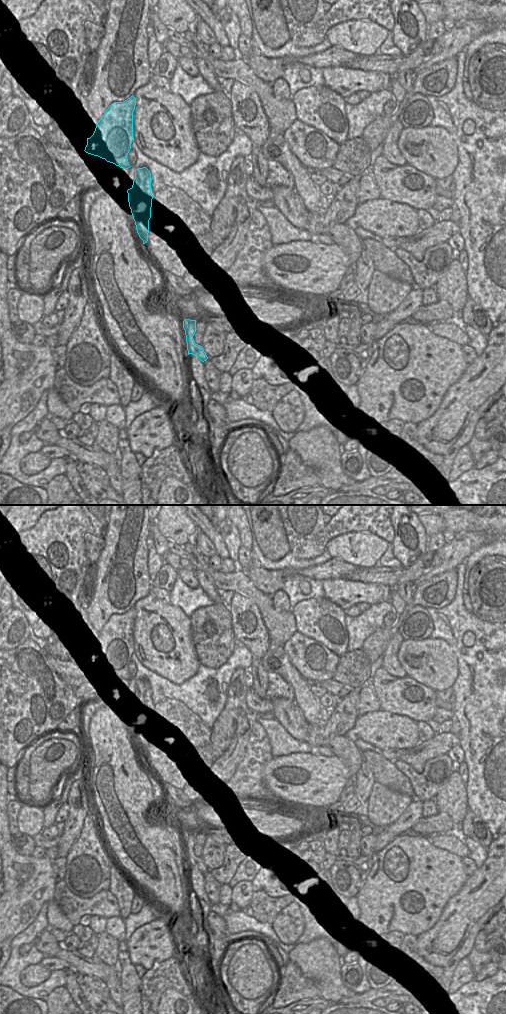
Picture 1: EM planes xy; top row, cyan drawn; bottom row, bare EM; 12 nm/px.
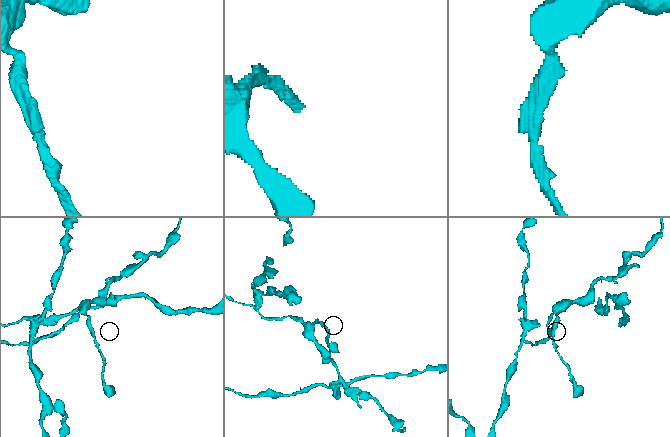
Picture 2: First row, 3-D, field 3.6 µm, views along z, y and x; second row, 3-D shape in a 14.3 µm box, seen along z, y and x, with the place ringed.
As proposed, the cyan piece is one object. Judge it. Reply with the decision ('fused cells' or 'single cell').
single cell

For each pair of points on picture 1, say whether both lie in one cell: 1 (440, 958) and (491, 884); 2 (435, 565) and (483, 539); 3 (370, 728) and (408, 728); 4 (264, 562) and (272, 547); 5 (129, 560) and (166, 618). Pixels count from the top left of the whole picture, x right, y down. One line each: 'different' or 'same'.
1: same
2: same
3: same
4: different
5: different

